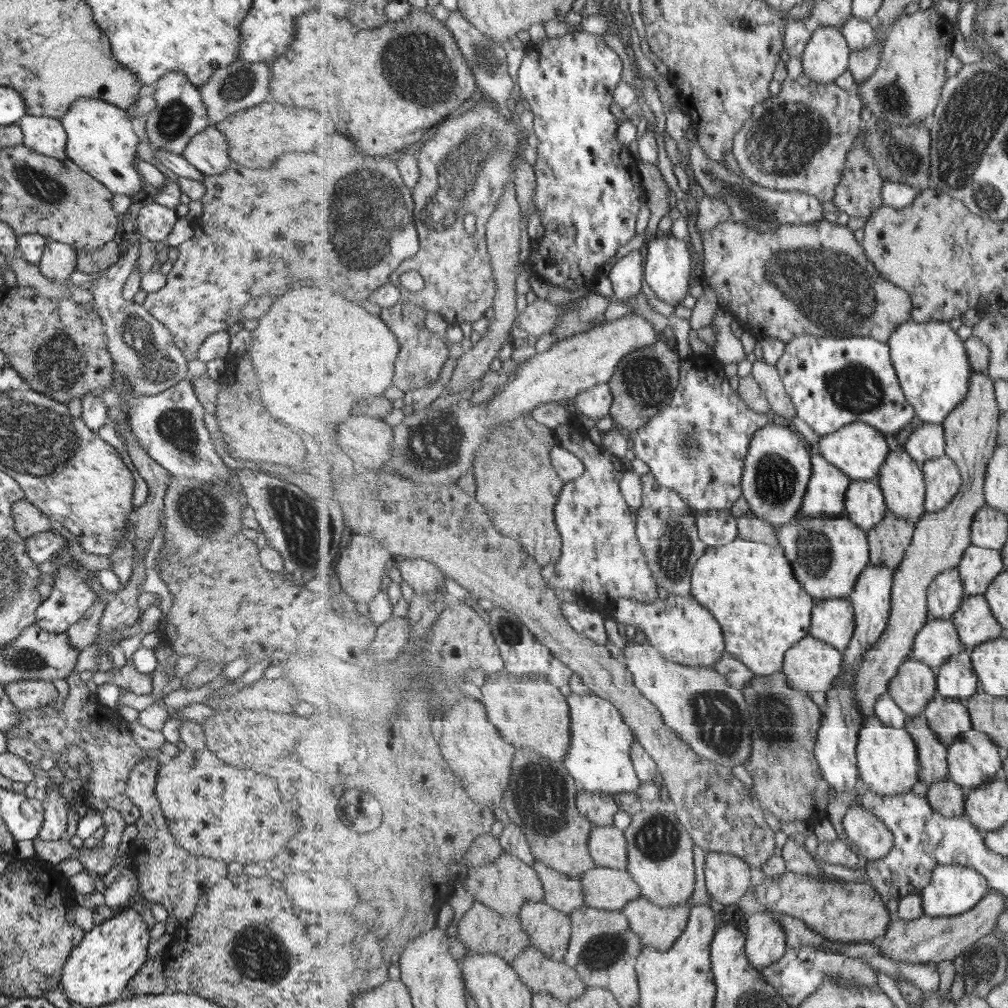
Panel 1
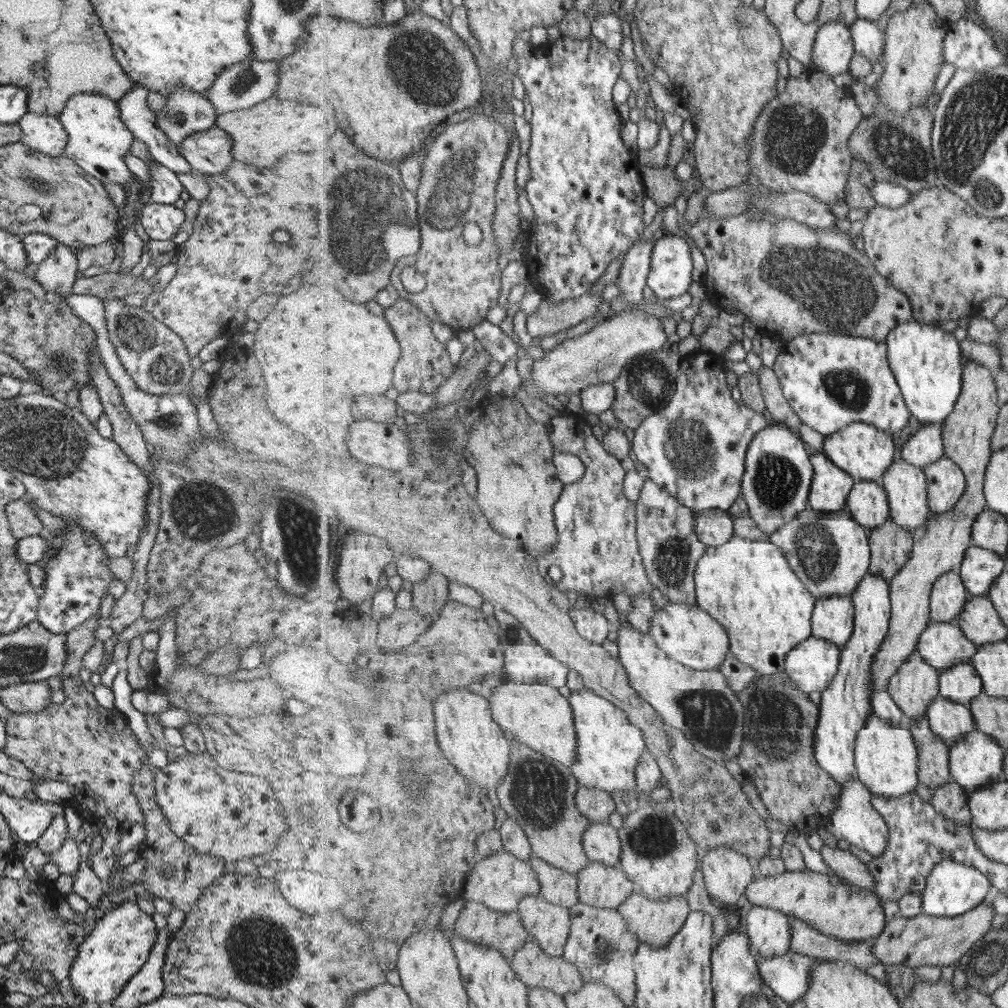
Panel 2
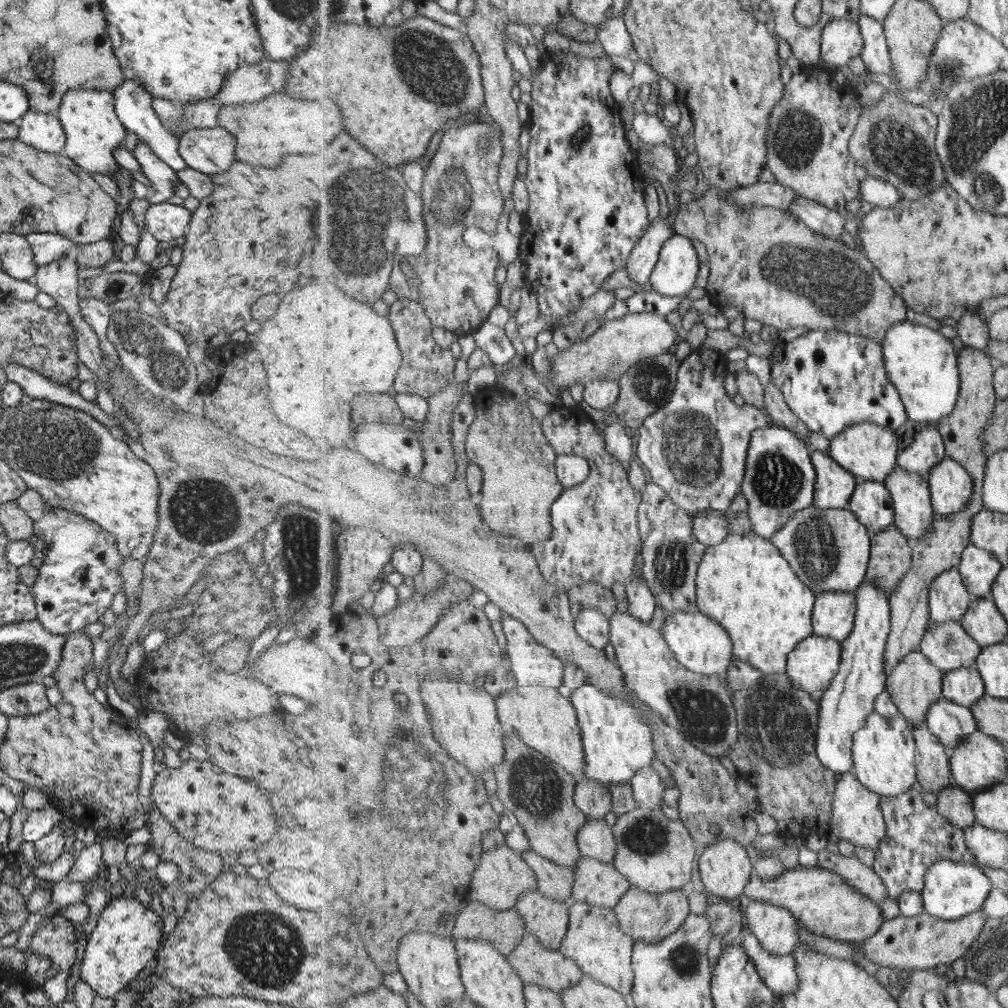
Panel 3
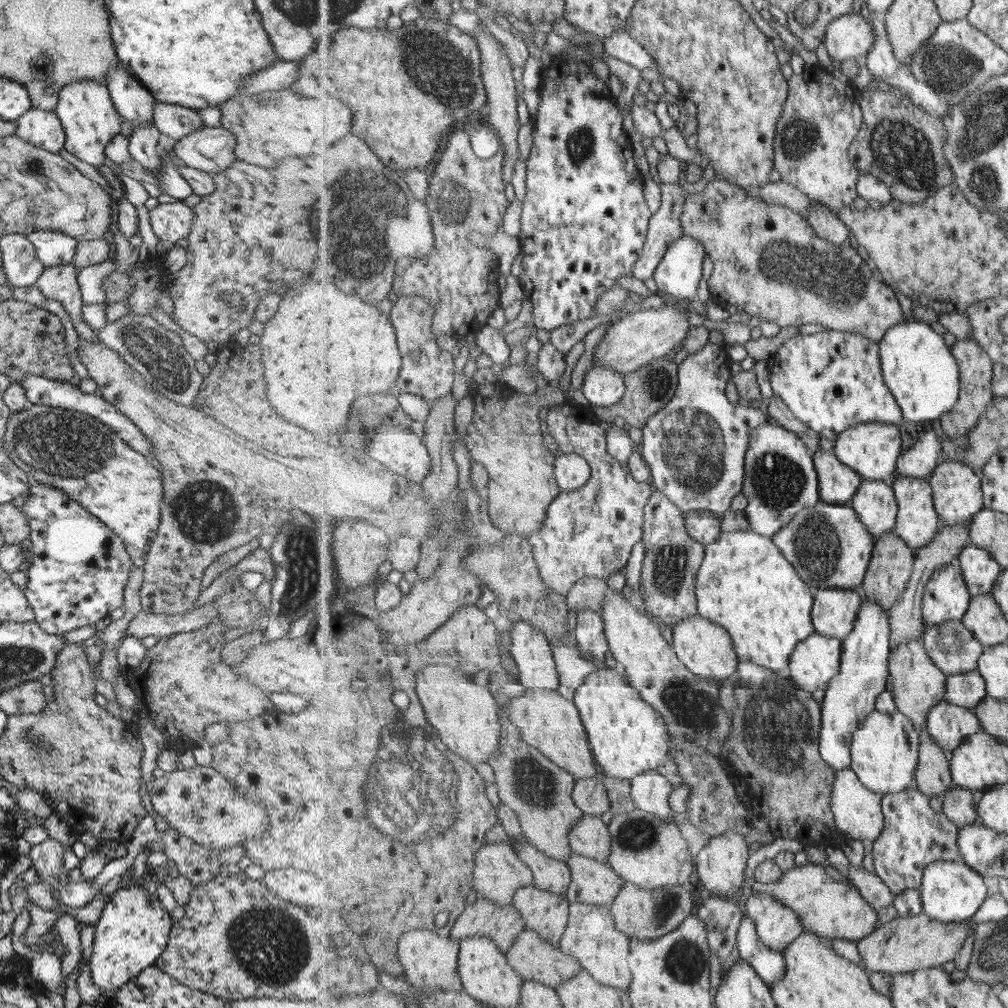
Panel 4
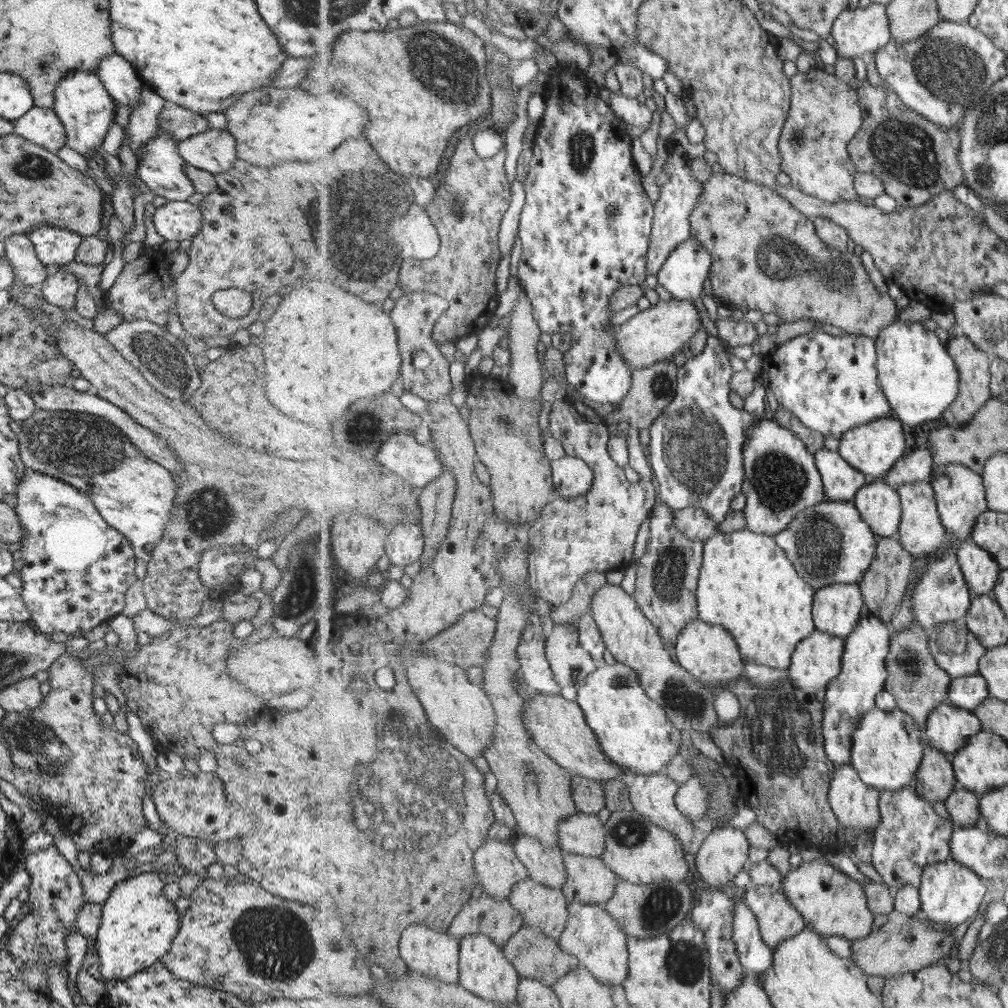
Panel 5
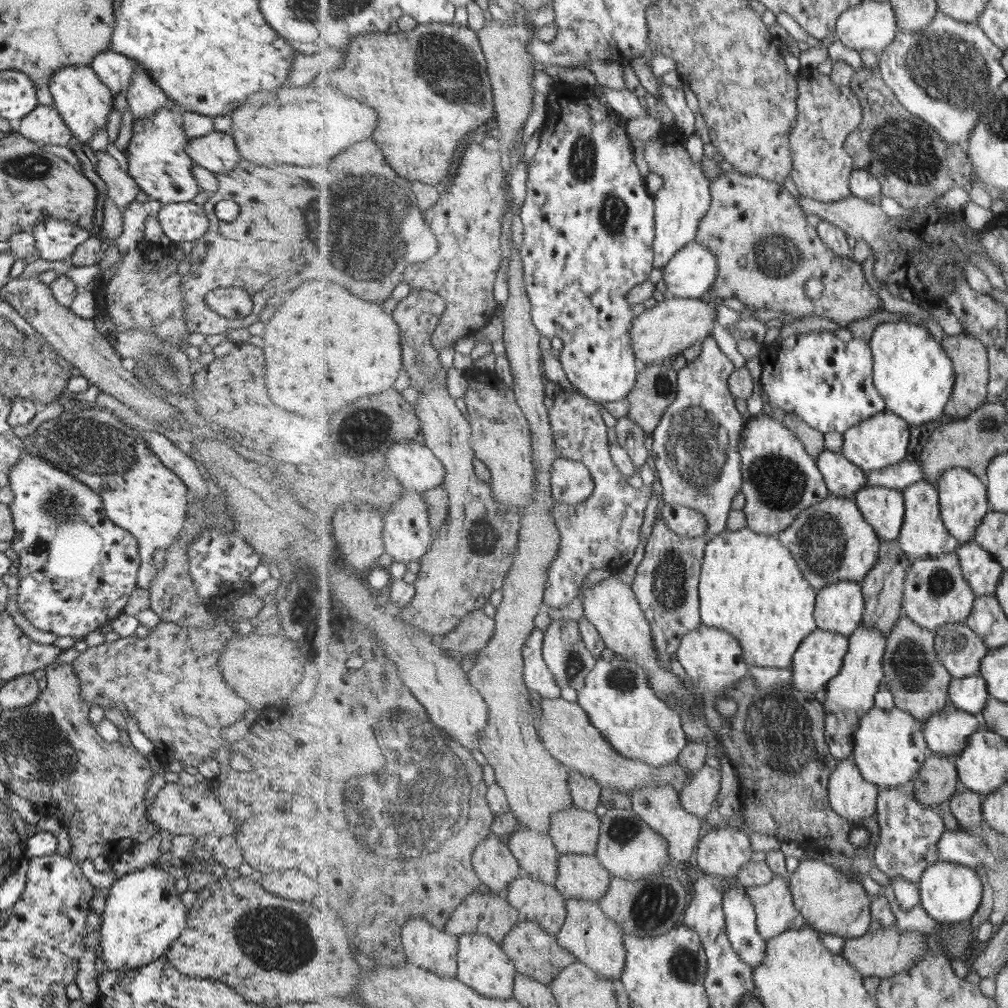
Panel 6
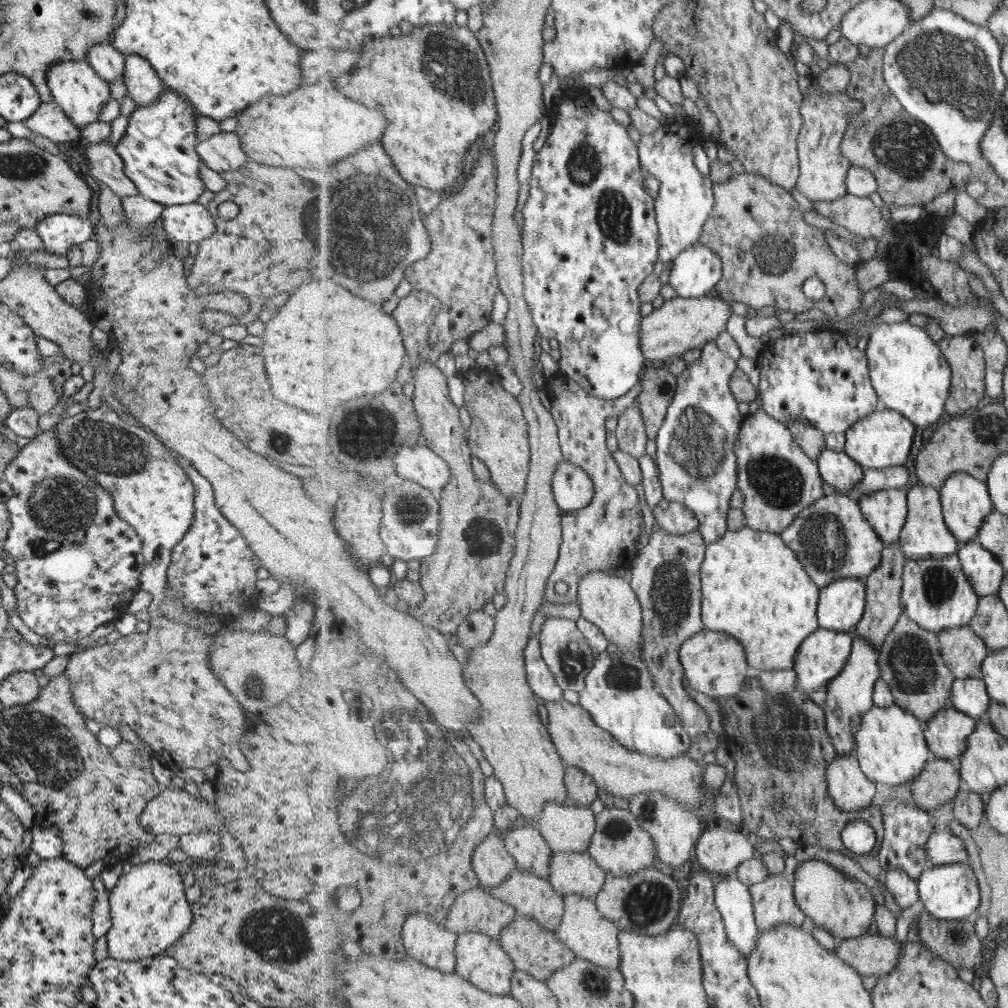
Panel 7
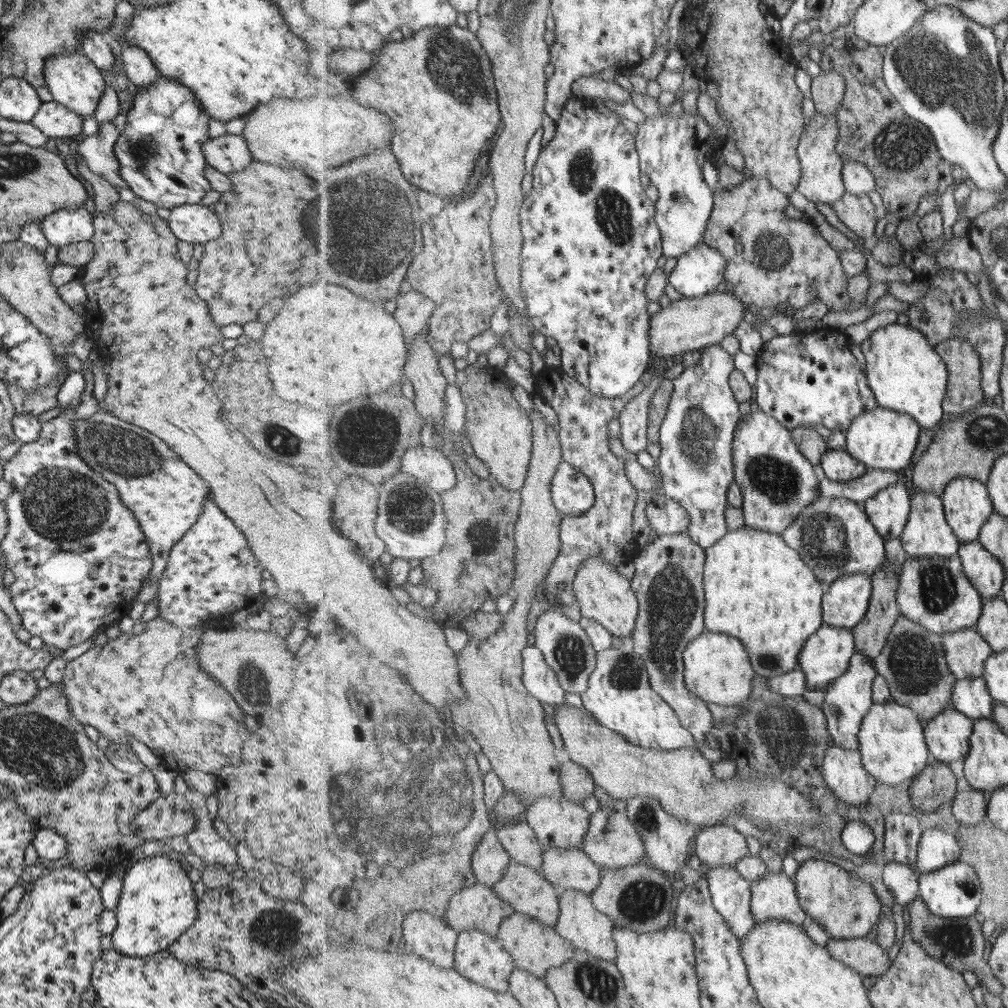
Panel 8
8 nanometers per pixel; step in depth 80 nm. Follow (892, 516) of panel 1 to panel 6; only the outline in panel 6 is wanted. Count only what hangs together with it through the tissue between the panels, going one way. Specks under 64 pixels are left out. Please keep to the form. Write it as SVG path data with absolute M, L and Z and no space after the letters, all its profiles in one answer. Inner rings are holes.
M898 539L882 540L878 564L871 573L861 582L862 591L866 598L866 612L862 624L876 628L883 634L890 635L894 626L903 615L904 590L907 580L907 570L913 560L902 549Z

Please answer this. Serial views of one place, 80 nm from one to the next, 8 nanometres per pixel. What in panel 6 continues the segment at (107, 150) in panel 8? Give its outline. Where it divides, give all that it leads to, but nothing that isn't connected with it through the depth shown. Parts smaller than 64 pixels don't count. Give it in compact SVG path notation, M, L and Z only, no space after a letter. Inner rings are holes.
M107 151L93 152L97 159L95 172L105 183L105 188L107 188L106 195L123 212L125 206L134 200L138 186L127 173L121 171L117 160L111 157Z

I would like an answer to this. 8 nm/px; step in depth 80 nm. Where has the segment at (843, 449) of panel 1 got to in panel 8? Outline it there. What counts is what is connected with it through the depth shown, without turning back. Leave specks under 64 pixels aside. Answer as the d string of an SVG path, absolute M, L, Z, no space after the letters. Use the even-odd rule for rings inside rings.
M877 406L870 413L859 415L851 423L851 427L846 432L846 448L855 458L864 462L867 468L903 470L911 464L911 460L915 456L915 448L919 444L919 432L921 432L921 426L910 414Z

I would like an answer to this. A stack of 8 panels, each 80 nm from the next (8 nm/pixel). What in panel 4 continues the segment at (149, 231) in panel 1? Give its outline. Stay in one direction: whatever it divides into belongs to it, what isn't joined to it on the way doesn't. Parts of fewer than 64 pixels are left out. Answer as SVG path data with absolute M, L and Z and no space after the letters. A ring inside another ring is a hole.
M182 201L158 203L148 213L153 234L158 240L167 240L167 242L187 238L194 219L193 209Z

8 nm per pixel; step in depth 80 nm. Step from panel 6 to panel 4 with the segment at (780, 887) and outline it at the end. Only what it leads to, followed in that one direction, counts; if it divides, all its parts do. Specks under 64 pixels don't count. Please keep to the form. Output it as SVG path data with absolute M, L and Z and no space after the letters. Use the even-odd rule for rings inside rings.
M753 893L747 898L746 917L755 922L760 940L773 950L784 950L807 932L790 906L770 894Z

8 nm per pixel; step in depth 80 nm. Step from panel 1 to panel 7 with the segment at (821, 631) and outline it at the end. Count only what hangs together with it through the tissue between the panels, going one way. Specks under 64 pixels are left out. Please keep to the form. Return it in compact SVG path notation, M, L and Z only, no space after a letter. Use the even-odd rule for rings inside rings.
M845 578L821 588L818 617L820 627L854 634L866 613L865 579Z

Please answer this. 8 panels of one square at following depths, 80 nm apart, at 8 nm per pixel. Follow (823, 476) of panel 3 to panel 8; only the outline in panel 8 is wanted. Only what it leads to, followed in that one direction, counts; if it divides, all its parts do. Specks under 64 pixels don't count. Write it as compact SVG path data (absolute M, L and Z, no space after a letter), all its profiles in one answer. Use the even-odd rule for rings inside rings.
M837 449L827 451L822 458L821 468L825 476L834 481L852 481L862 477L869 468L849 451Z

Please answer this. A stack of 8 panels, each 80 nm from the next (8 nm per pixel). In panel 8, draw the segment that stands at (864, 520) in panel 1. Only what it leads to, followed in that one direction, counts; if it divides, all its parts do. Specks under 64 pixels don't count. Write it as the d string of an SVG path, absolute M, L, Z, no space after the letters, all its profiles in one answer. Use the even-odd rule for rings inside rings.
M895 483L862 504L879 534L889 540L900 537L906 529L912 511L912 496L907 486Z

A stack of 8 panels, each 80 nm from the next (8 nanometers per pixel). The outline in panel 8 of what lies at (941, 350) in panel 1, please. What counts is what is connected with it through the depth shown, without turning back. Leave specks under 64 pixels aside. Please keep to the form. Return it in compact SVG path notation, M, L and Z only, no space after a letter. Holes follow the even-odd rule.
M889 324L878 328L862 342L868 383L879 407L910 414L923 429L933 429L943 420L943 400L947 396L947 364L927 336L909 325Z

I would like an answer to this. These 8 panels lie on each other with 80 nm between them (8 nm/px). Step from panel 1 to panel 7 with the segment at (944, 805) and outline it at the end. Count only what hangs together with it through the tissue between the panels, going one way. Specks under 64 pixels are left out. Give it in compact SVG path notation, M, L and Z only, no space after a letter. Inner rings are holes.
M963 788L954 799L954 814L957 821L968 829L976 829L986 815L987 797Z

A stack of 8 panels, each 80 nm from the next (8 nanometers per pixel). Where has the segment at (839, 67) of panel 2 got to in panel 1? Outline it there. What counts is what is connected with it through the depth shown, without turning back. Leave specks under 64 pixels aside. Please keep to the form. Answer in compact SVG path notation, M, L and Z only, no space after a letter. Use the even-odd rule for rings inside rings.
M826 26L817 29L801 58L803 74L822 83L837 80L849 70L851 47L842 27Z

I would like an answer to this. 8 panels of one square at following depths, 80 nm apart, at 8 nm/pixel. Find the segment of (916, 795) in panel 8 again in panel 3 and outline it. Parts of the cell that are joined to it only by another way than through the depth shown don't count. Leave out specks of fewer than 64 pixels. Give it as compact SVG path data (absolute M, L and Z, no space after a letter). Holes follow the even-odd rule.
M925 720L914 727L918 743L918 782L925 793L939 794L953 785L950 755L946 746L930 731Z

